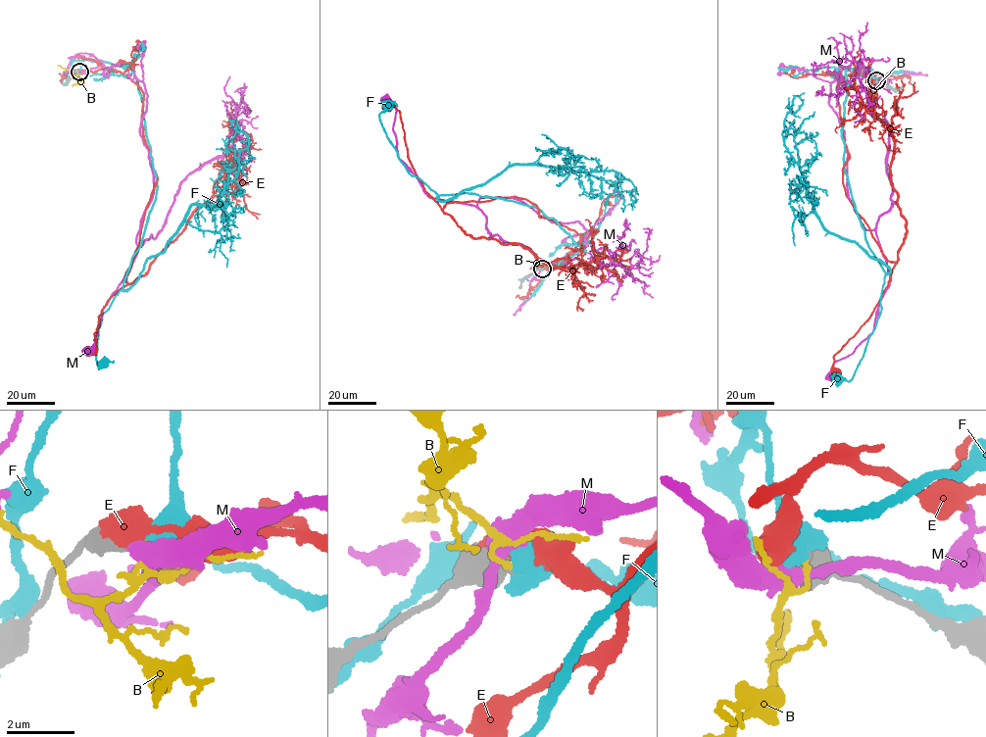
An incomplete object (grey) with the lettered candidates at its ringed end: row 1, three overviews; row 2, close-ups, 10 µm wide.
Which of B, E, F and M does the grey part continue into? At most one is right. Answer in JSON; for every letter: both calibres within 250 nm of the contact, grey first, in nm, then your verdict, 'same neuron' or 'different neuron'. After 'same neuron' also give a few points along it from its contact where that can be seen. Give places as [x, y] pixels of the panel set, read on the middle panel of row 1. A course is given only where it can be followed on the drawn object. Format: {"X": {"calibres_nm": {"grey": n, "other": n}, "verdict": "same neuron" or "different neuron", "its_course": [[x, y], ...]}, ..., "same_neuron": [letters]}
{"B": {"calibres_nm": {"grey": 480, "other": 140}, "verdict": "different neuron"}, "E": {"calibres_nm": {"grey": 650, "other": 650}, "verdict": "different neuron"}, "F": {"calibres_nm": {"grey": 400, "other": 650}, "verdict": "different neuron"}, "M": {"calibres_nm": {"grey": 800, "other": 240}, "verdict": "different neuron"}, "same_neuron": []}

